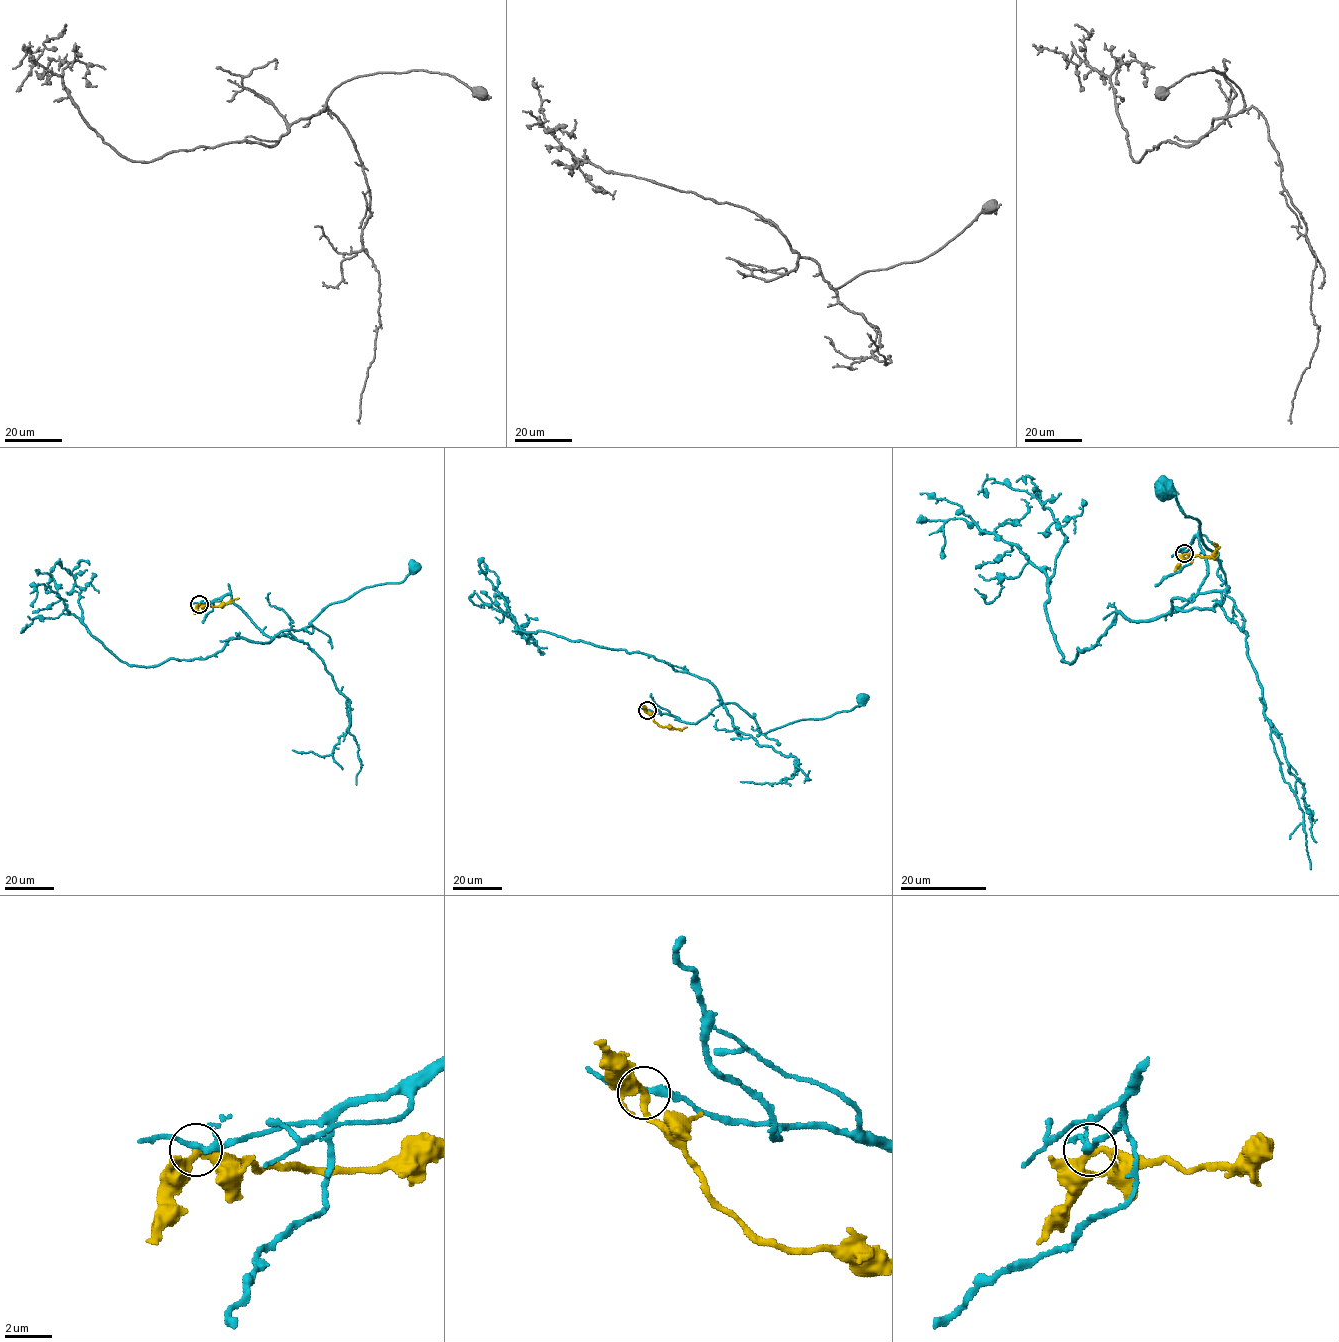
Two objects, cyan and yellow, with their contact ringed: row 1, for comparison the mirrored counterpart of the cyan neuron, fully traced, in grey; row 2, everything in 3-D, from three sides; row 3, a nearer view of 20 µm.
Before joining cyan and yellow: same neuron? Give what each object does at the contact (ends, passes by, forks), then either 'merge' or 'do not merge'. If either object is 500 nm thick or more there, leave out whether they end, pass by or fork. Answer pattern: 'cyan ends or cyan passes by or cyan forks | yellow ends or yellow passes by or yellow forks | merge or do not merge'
cyan forks | yellow passes by | do not merge

